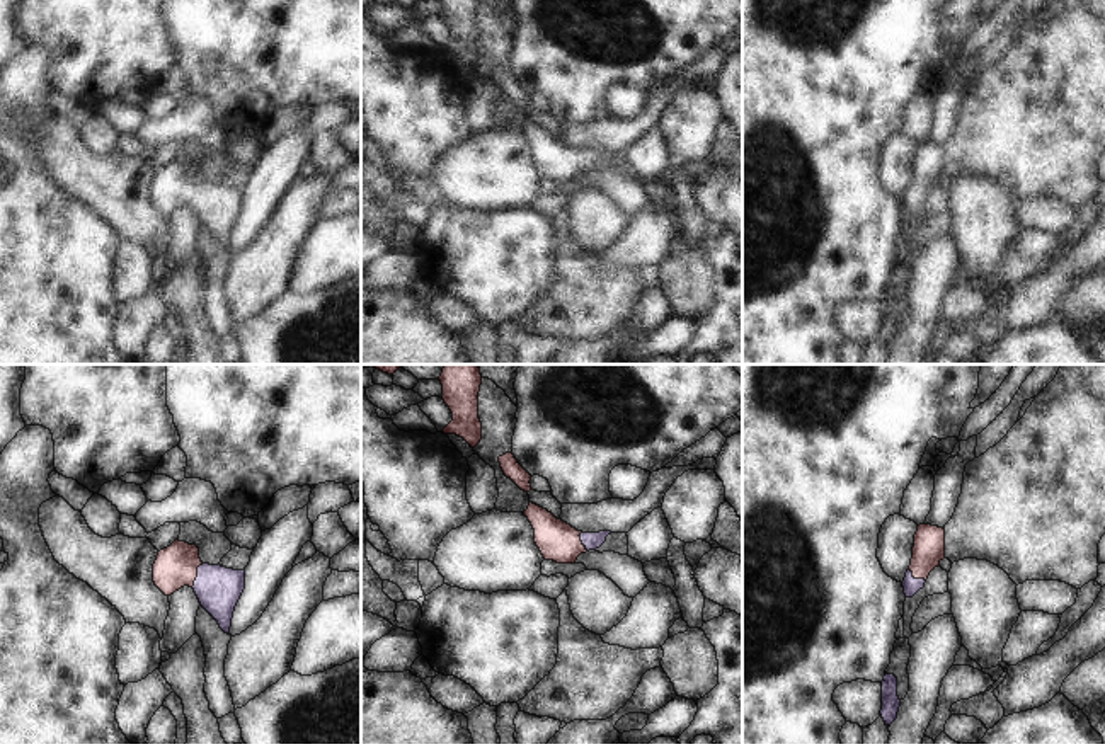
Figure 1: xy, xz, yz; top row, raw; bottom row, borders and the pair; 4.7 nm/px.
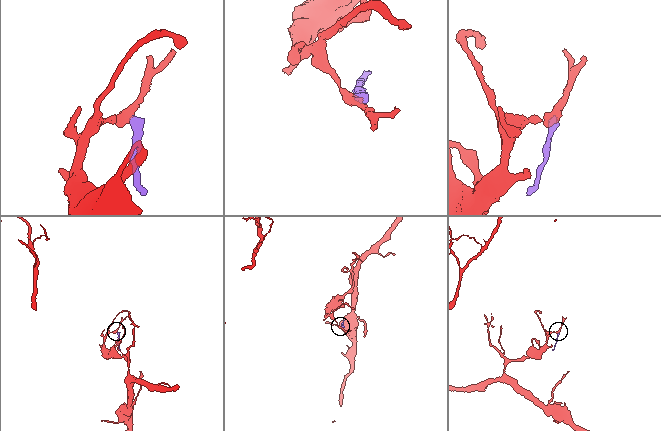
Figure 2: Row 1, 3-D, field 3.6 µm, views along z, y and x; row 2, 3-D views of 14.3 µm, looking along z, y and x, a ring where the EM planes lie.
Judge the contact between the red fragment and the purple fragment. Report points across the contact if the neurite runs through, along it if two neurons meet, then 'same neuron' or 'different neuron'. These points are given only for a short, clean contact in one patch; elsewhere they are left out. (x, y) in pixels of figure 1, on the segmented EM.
runs through xy (176, 566), (183, 566), (196, 574), (218, 589); same neuron

